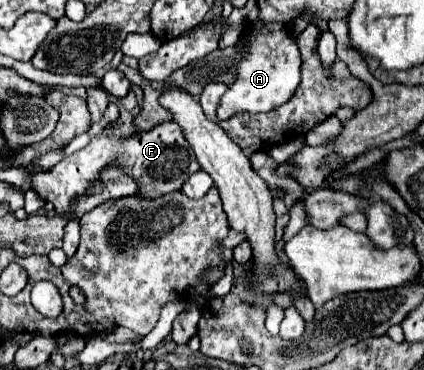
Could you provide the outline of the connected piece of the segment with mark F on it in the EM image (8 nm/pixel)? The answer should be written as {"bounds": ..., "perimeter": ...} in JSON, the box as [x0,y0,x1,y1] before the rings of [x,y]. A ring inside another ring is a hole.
{"bounds":[33,121,201,219],"perimeter":[[[169,121],[153,127],[151,131],[137,131],[125,139],[115,139],[107,133],[93,137],[85,149],[65,157],[51,171],[37,173],[33,177],[33,191],[43,201],[51,201],[57,213],[65,215],[67,219],[73,219],[77,197],[87,195],[89,187],[101,179],[101,171],[113,165],[121,167],[125,175],[135,179],[135,183],[139,185],[139,195],[145,199],[179,191],[183,183],[189,179],[189,175],[201,169],[195,153],[189,149],[189,143],[181,135],[179,125],[173,125],[173,121]]]}

